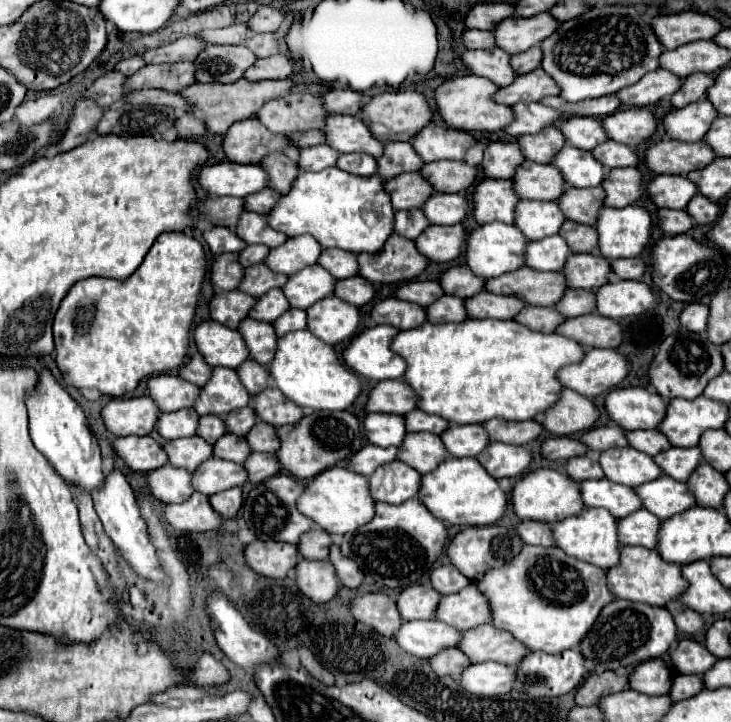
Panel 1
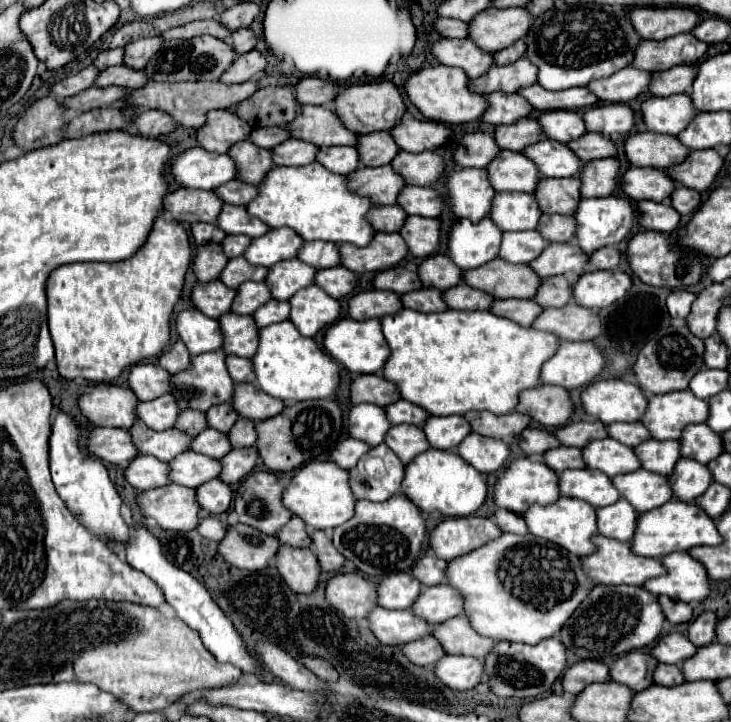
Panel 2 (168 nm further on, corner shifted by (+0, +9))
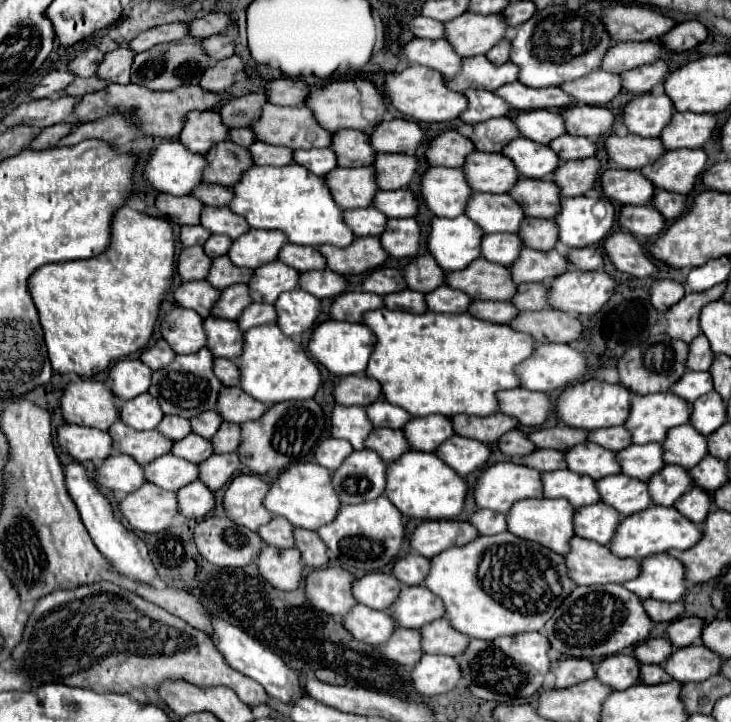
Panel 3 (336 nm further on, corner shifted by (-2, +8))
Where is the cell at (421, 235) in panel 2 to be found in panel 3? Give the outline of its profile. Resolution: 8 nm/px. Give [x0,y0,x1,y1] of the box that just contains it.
[379,218,419,258]

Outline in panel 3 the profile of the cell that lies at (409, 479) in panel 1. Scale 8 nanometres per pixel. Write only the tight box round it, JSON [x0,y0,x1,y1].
[333,450,387,504]

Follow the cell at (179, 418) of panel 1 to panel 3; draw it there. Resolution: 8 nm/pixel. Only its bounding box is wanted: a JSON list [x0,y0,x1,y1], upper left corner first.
[119,392,163,430]

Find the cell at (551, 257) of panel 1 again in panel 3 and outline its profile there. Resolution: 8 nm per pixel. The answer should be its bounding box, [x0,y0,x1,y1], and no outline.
[481,234,523,266]

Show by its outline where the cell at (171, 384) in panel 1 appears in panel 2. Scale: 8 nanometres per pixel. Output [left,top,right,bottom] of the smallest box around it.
[129,363,171,401]

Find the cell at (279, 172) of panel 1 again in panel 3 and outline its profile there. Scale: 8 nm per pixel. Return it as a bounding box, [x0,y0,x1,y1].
[203,140,253,186]

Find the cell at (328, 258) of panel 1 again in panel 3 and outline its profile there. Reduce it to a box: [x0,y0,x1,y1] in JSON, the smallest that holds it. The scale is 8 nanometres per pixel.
[277,242,325,272]

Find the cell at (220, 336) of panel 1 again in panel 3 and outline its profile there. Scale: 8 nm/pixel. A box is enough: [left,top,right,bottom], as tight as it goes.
[159,308,207,354]

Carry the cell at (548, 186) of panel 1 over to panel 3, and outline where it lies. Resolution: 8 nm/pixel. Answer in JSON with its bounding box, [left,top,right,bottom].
[463,152,519,194]

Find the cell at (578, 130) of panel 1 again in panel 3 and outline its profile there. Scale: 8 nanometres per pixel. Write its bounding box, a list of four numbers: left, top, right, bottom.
[515,110,565,144]

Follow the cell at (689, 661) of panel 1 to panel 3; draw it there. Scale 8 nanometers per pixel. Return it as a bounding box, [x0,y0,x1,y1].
[633,638,673,664]

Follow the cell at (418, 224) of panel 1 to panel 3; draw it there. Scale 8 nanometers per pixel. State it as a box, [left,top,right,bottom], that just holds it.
[343,206,387,236]

